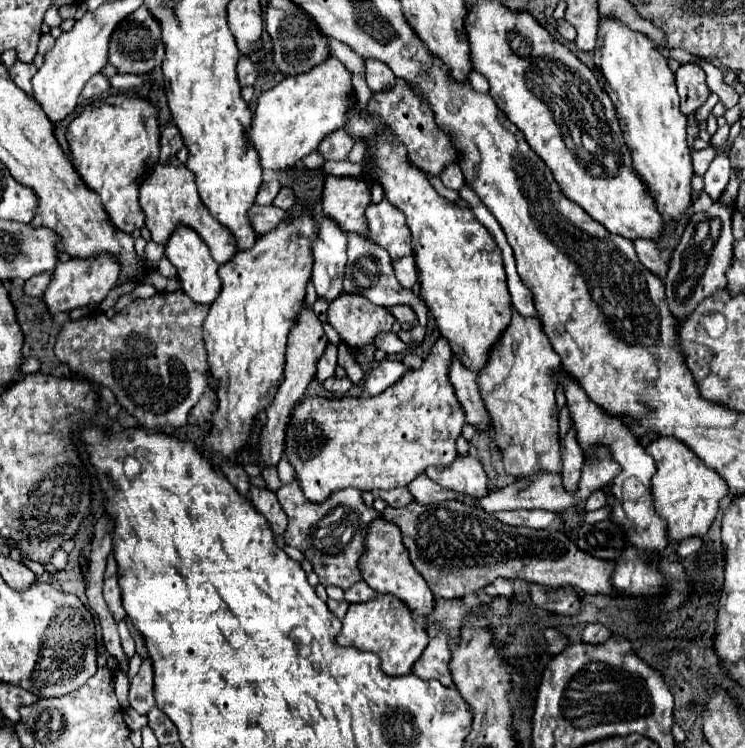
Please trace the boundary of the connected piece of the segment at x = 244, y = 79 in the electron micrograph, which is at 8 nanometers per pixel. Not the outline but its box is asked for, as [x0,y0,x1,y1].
[238,56,258,88]

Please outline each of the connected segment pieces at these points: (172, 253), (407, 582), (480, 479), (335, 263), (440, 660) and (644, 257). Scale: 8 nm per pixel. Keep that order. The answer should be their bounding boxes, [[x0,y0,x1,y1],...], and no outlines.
[[164,224,222,304],[360,518,436,618],[428,456,488,500],[312,212,346,302],[412,624,452,686],[634,238,668,278]]

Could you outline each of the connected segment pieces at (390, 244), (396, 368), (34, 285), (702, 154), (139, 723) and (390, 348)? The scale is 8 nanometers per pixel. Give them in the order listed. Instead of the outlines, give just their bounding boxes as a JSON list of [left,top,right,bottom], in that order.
[[364,198,412,260],[364,360,408,396],[24,272,52,296],[692,144,716,176],[124,707,148,731],[374,332,408,354]]

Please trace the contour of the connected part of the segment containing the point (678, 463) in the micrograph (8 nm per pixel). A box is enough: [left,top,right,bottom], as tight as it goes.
[646,436,728,542]

